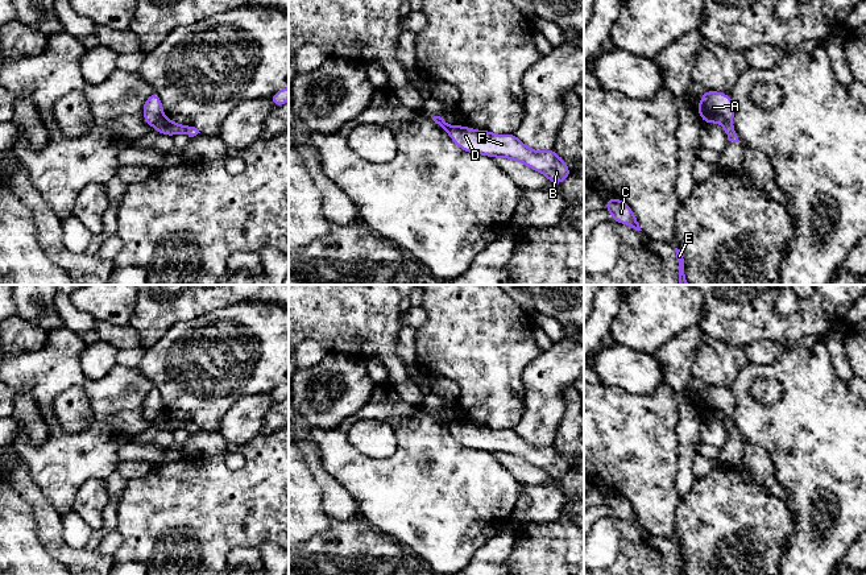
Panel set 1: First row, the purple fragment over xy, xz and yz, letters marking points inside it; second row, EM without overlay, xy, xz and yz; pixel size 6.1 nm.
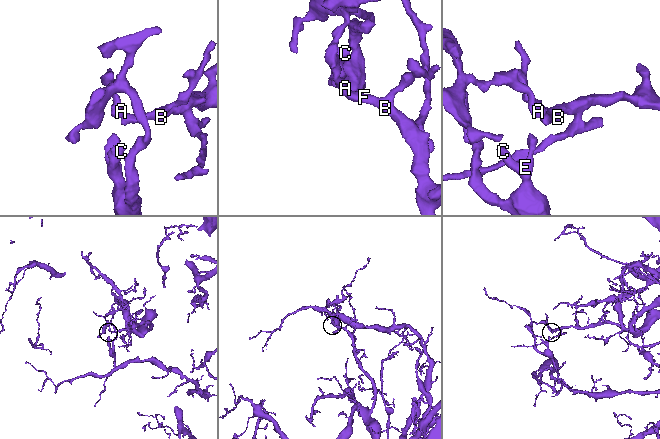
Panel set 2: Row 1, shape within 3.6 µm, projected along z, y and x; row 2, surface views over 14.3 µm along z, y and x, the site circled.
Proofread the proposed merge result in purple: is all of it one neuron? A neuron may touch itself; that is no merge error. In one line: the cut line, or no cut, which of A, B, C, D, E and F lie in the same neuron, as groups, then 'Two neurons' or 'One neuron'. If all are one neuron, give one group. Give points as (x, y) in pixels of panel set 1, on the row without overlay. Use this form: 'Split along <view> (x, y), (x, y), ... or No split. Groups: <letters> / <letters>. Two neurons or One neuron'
Split along xy (164, 412), (153, 421). Groups: A C E / B D F. Two neurons

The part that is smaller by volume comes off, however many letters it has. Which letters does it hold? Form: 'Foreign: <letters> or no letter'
Foreign: A, C, E

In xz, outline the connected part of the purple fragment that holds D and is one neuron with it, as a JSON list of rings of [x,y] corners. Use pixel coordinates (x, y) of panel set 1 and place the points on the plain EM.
[[[455,421],[448,427],[448,431],[465,447],[522,458],[544,469],[552,479],[562,479],[572,468],[554,444],[536,447],[525,440],[515,430],[496,430],[488,426]]]

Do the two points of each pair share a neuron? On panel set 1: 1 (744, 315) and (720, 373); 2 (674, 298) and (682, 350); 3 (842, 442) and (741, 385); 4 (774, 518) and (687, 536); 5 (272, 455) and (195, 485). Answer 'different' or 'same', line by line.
1: different
2: different
3: same
4: same
5: same

